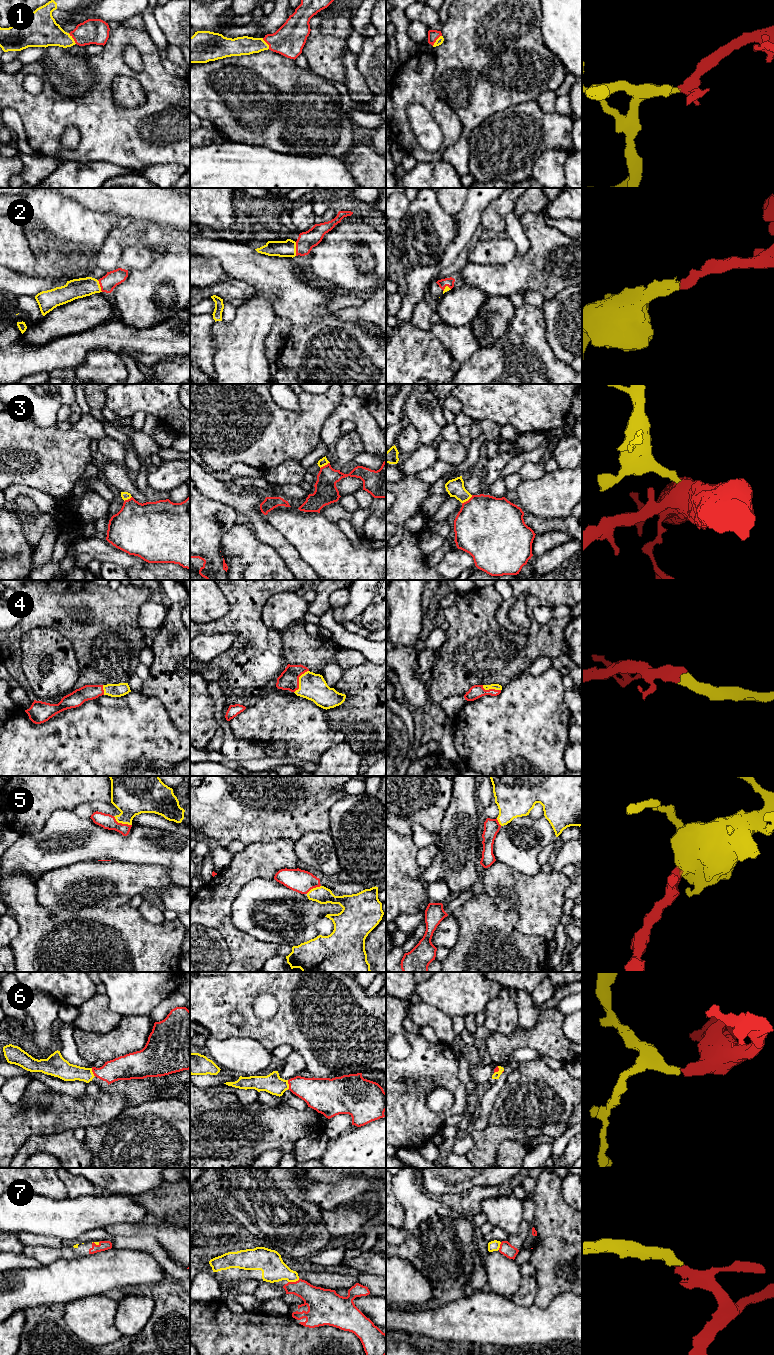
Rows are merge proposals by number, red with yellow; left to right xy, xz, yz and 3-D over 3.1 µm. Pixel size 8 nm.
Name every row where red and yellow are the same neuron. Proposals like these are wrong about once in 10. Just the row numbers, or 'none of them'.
1, 2, 3, 4, 5, 6, 7

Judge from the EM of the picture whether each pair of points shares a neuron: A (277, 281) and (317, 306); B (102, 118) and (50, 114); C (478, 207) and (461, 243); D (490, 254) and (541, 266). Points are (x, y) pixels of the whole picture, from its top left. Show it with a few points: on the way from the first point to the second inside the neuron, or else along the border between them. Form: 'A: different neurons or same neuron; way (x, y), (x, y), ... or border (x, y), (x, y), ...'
A: same neuron; way (287, 287), (307, 306)
B: same neuron; way (89, 114), (63, 114)
C: same neuron; way (469, 216), (464, 234)
D: different neurons; border (517, 252), (510, 260), (504, 263), (488, 264)

